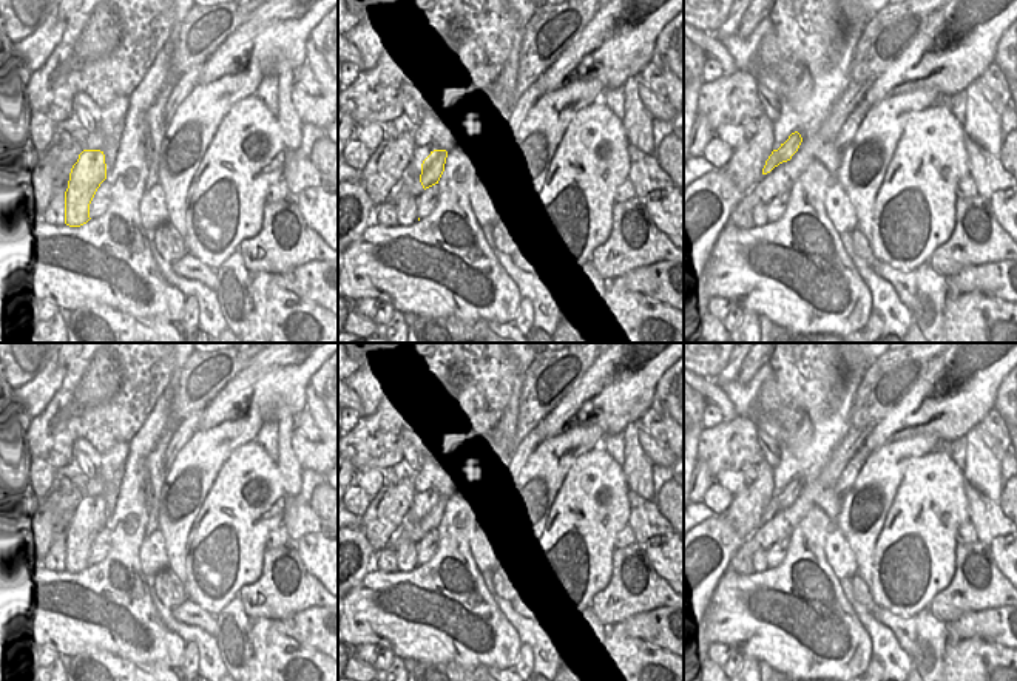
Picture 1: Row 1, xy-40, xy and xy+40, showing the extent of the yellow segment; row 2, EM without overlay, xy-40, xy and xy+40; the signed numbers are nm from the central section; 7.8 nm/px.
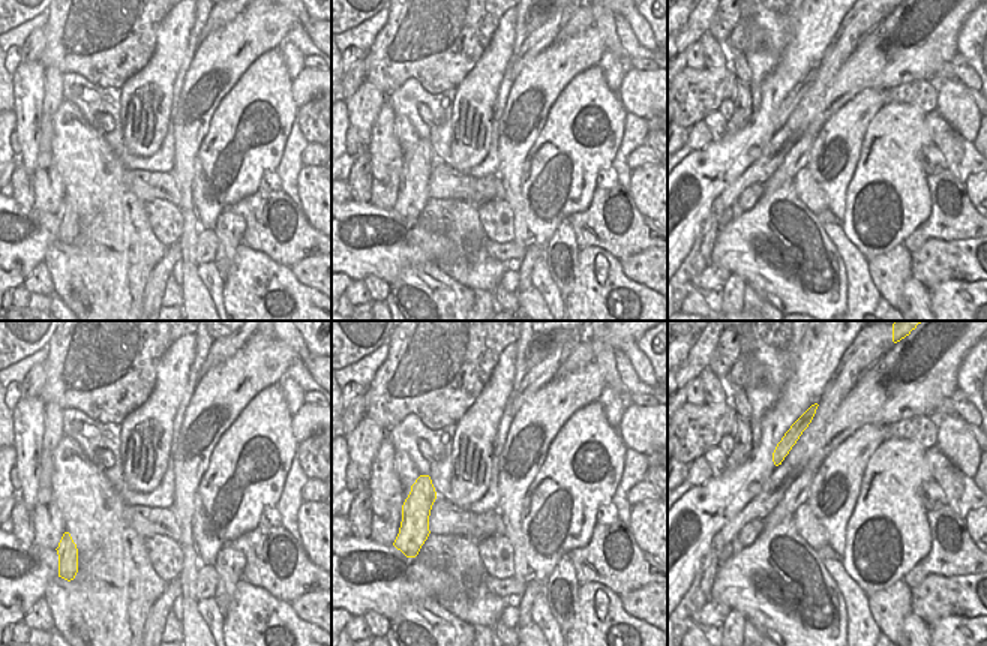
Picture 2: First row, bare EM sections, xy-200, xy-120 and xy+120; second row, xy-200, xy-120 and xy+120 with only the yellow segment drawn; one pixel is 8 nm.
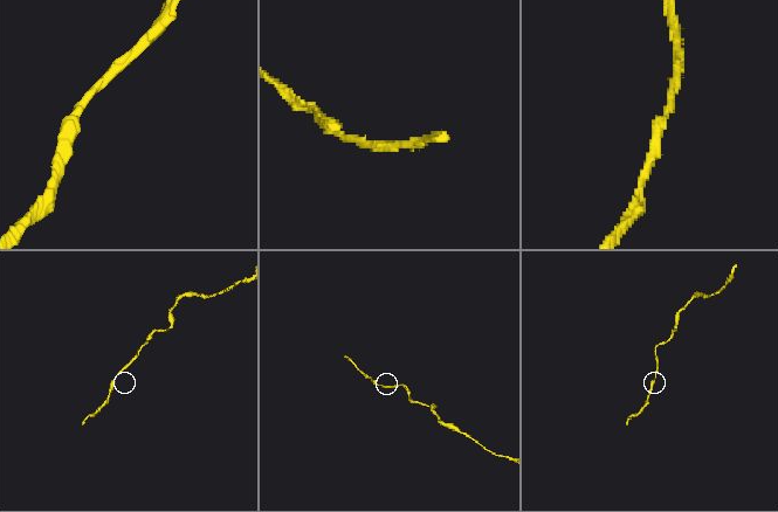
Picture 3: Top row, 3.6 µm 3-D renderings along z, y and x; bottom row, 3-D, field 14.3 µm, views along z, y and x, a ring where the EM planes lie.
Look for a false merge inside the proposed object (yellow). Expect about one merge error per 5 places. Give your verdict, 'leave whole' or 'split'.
leave whole

